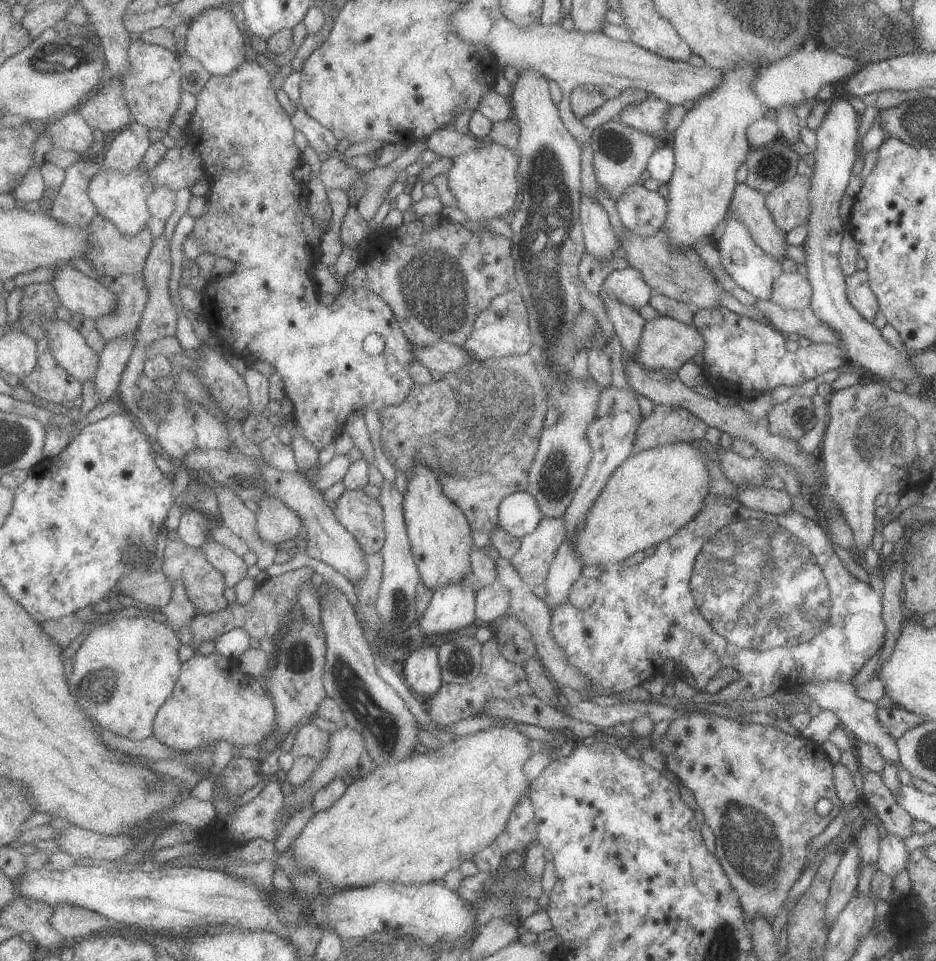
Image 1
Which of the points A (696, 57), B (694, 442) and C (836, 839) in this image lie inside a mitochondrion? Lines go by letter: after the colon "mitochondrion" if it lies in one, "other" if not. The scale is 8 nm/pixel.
A: other
B: other
C: other

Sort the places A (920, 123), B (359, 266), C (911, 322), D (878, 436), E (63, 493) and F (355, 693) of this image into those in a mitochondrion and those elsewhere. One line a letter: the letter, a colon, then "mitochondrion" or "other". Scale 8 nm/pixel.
A: mitochondrion
B: other
C: other
D: mitochondrion
E: other
F: mitochondrion

